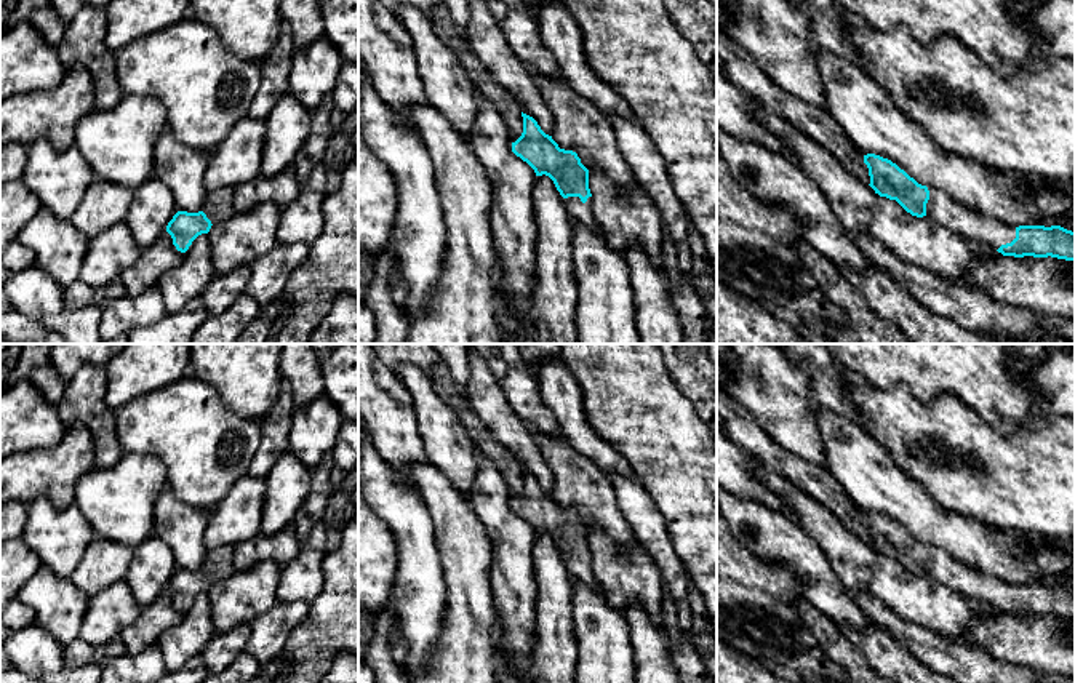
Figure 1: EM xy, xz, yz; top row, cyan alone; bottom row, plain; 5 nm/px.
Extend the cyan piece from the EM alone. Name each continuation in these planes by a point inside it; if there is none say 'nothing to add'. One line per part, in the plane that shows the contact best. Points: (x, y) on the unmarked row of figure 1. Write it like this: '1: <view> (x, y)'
1: xz (578, 570)

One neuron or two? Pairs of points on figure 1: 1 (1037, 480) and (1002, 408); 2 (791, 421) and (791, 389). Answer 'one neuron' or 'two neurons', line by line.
1: two neurons
2: one neuron

